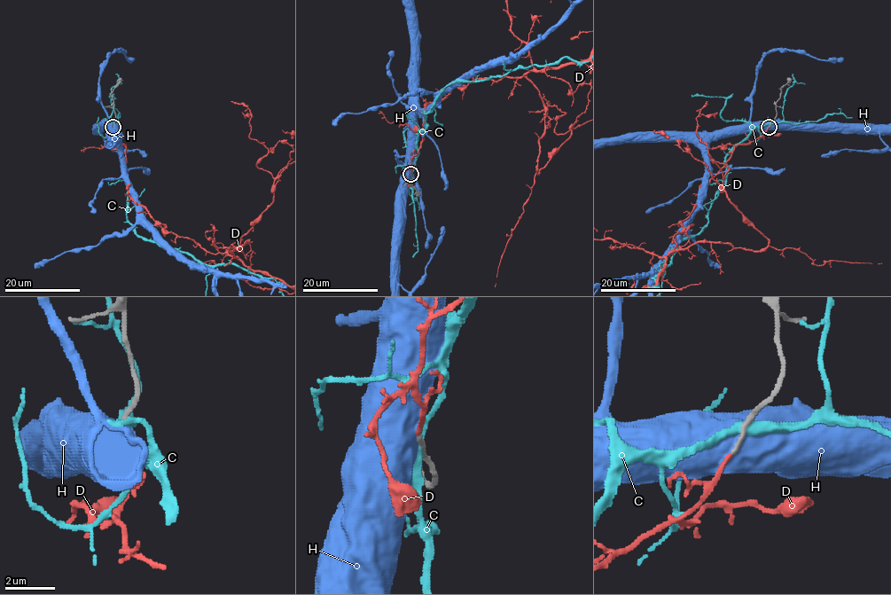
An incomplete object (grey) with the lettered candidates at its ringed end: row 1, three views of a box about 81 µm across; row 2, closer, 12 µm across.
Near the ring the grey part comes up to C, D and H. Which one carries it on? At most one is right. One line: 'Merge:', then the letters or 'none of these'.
Merge: D

